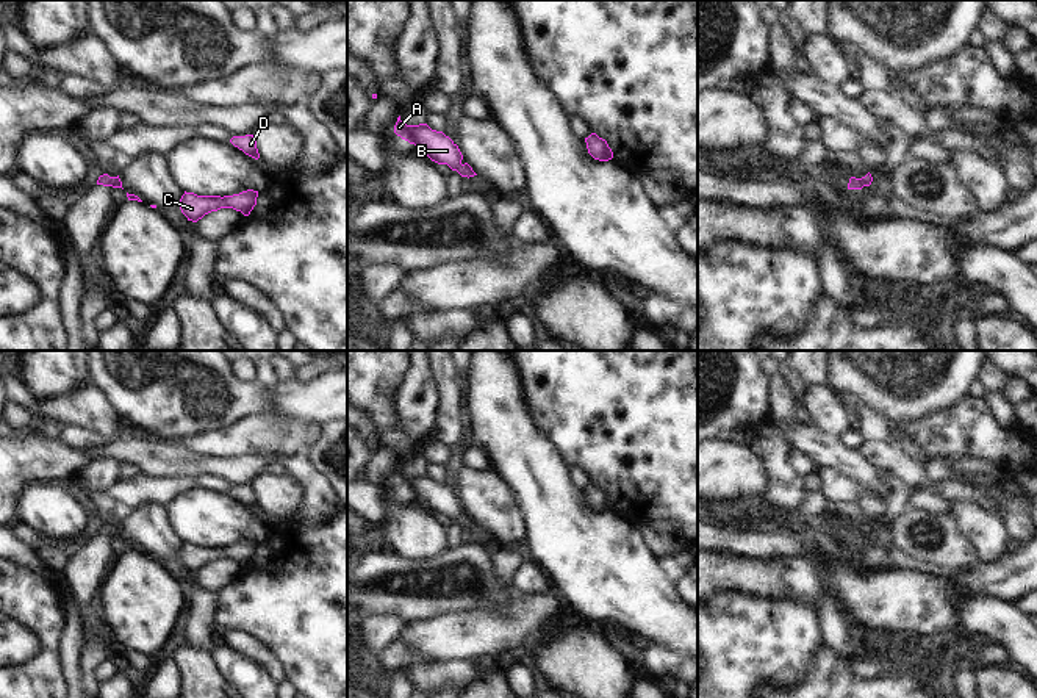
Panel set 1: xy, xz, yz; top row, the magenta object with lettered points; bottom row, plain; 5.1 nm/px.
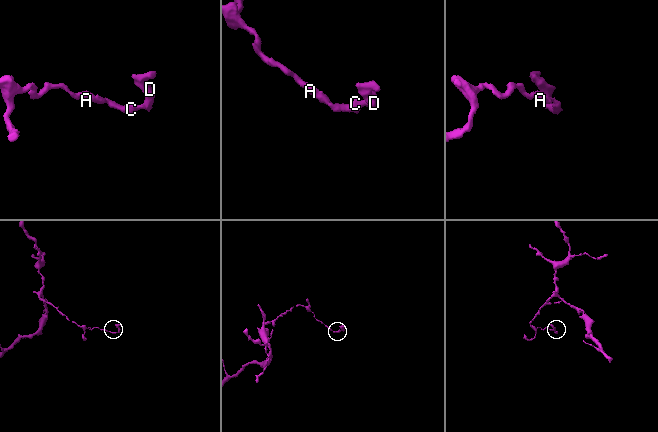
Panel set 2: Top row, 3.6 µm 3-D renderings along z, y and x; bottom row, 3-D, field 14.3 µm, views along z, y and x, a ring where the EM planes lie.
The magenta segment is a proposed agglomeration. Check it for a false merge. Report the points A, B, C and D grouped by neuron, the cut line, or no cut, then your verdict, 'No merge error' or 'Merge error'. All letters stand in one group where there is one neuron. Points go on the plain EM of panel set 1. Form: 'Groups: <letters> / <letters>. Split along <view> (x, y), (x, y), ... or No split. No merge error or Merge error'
Groups: A B C D. No split. No merge error

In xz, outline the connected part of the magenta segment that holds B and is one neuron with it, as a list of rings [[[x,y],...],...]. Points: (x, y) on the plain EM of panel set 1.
[[[399,466],[394,476],[394,484],[410,495],[414,495],[432,512],[438,515],[447,515],[461,527],[469,529],[477,526],[468,513],[461,513],[463,506],[458,496],[443,482],[432,480],[427,474],[407,476]]]

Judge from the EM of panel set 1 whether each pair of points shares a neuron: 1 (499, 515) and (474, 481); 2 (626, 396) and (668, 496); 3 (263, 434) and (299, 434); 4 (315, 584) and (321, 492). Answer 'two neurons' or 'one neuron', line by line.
1: one neuron
2: one neuron
3: one neuron
4: two neurons

